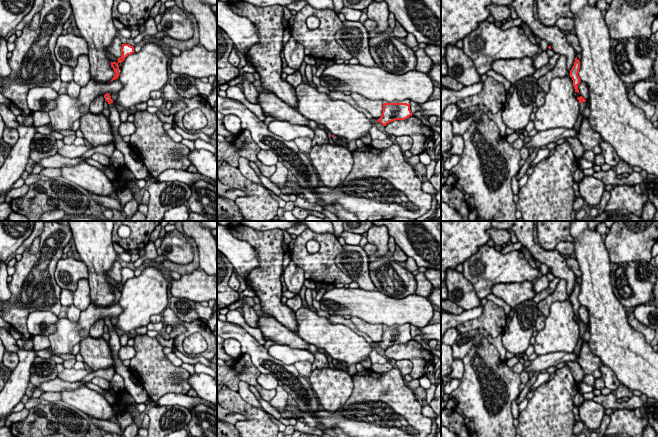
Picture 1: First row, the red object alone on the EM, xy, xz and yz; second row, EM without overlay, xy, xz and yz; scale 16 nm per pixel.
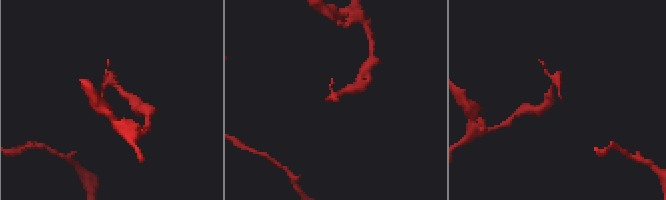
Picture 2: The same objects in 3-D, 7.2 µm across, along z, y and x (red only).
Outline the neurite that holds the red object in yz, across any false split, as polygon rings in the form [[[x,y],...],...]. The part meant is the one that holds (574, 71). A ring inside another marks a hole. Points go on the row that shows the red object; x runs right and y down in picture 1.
[[[576,57],[574,65],[573,65],[572,69],[570,70],[570,74],[569,75],[573,80],[573,86],[574,86],[575,92],[578,92],[578,93],[579,93],[578,85],[581,82],[580,78],[578,76],[579,69],[580,69],[580,61]]]

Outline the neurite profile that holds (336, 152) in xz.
[[[316,145],[311,148],[309,155],[318,180],[324,187],[337,187],[346,179],[353,167],[352,152],[343,146]]]

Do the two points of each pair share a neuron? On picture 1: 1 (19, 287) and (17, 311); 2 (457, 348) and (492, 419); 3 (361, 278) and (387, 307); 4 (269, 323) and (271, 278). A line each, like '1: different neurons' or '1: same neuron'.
1: same neuron
2: different neurons
3: different neurons
4: different neurons

